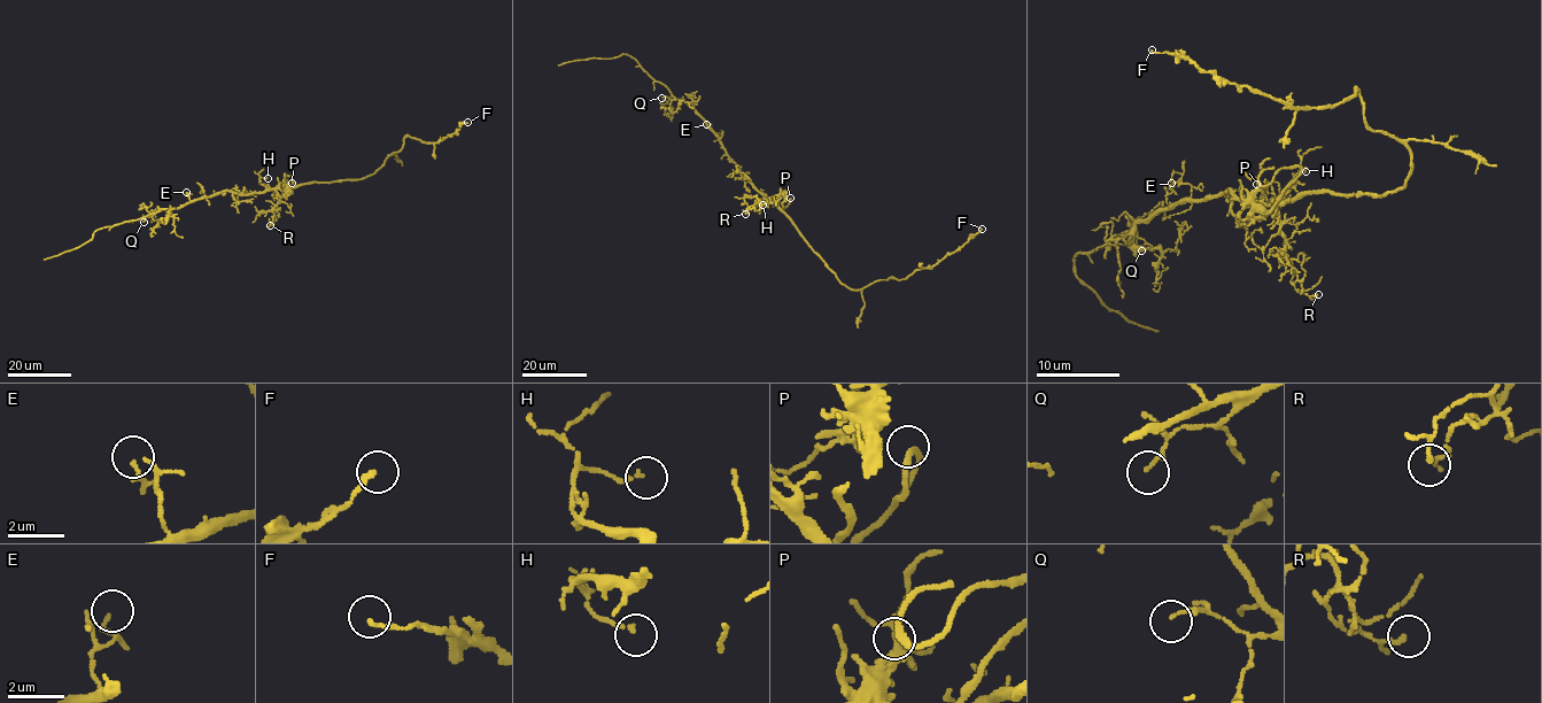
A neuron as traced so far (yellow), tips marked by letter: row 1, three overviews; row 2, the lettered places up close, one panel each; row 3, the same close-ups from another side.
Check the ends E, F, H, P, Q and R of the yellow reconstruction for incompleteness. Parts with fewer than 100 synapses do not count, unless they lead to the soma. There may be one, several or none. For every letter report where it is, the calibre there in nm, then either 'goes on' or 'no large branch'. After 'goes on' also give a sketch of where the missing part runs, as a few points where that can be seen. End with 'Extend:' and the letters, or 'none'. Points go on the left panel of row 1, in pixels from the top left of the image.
E: (186, 192) | 140 nm | no large branch
F: (467, 122) | 140 nm | no large branch
H: (268, 178) | 140 nm | no large branch
P: (292, 183) | 150 nm | no large branch
Q: (144, 222) | 100 nm | no large branch
R: (270, 225) | 110 nm | no large branch
Extend: none

